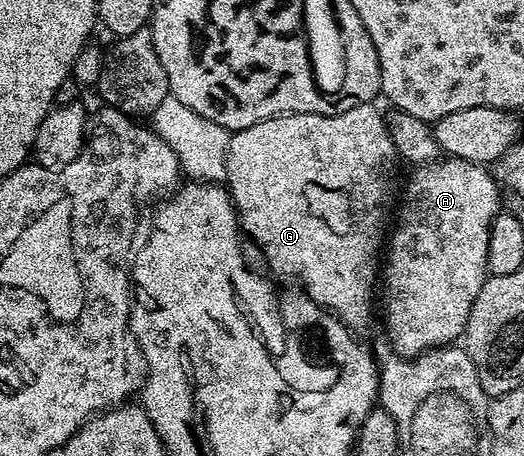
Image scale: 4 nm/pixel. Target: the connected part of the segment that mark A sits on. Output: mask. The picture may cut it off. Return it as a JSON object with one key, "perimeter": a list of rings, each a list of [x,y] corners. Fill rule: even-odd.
{"perimeter":[[[441,158],[432,164],[419,165],[413,172],[416,173],[404,188],[404,201],[401,204],[399,201],[394,227],[386,244],[386,259],[382,264],[384,324],[388,327],[391,351],[405,358],[428,352],[431,348],[451,345],[463,337],[464,327],[470,318],[470,306],[474,306],[478,290],[482,290],[484,281],[490,275],[488,235],[494,218],[502,211],[501,185],[483,164]]]}

